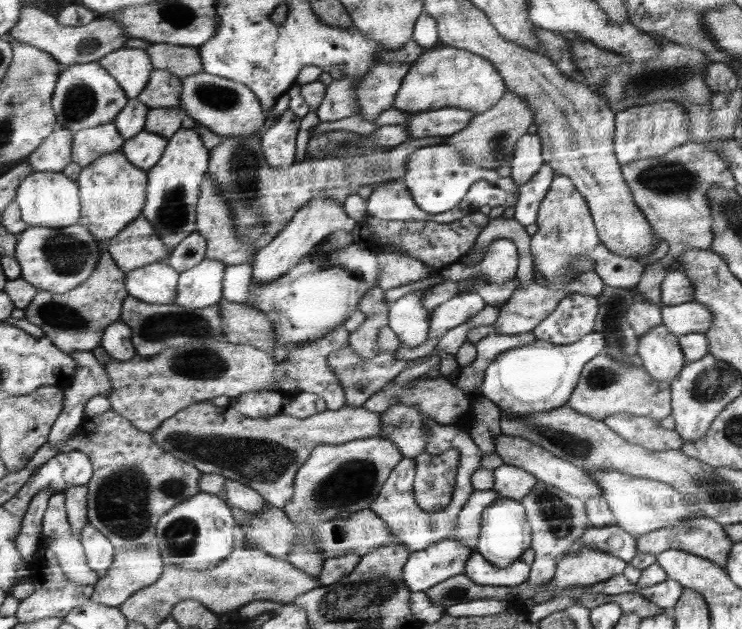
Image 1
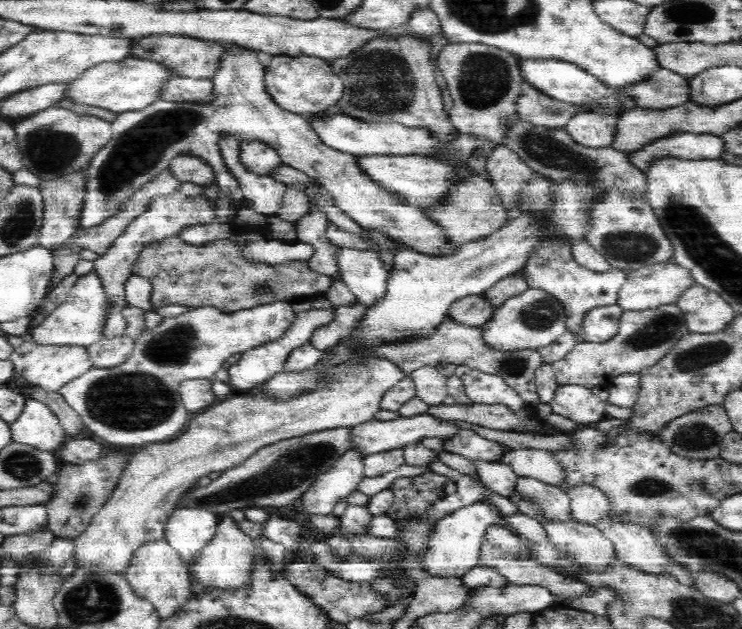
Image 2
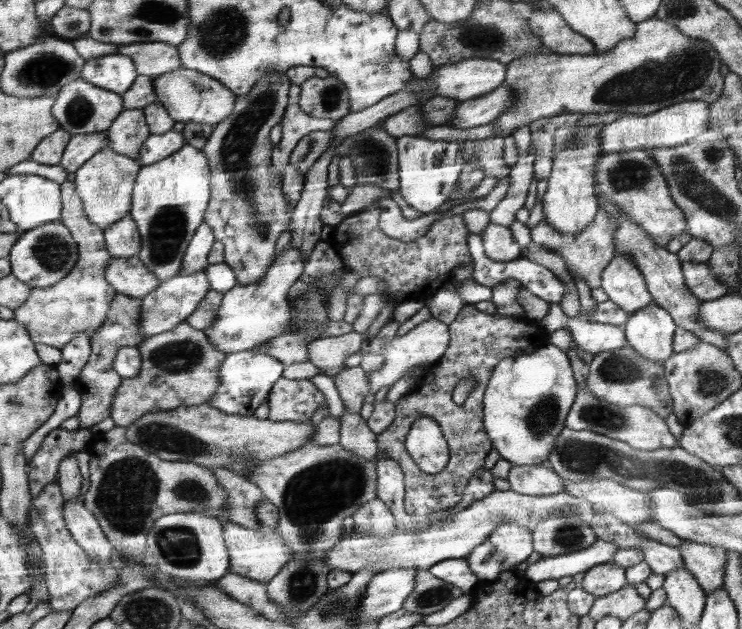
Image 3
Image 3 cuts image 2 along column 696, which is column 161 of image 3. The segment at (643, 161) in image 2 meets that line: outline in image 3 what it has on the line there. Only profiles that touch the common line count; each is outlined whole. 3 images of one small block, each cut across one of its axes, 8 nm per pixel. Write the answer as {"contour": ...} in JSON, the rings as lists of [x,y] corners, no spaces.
{"contour":[[[173,130],[165,134],[153,134],[142,147],[140,162],[143,166],[152,166],[172,157],[186,147],[186,136],[183,132]]]}

